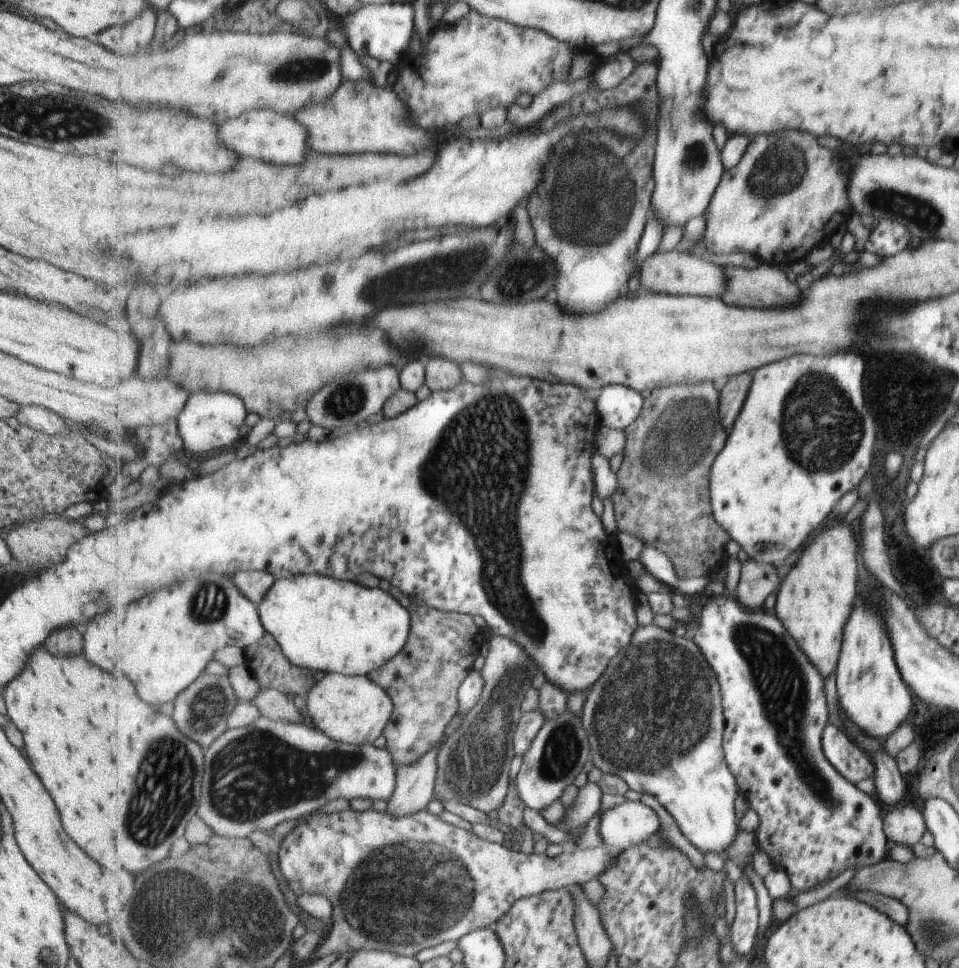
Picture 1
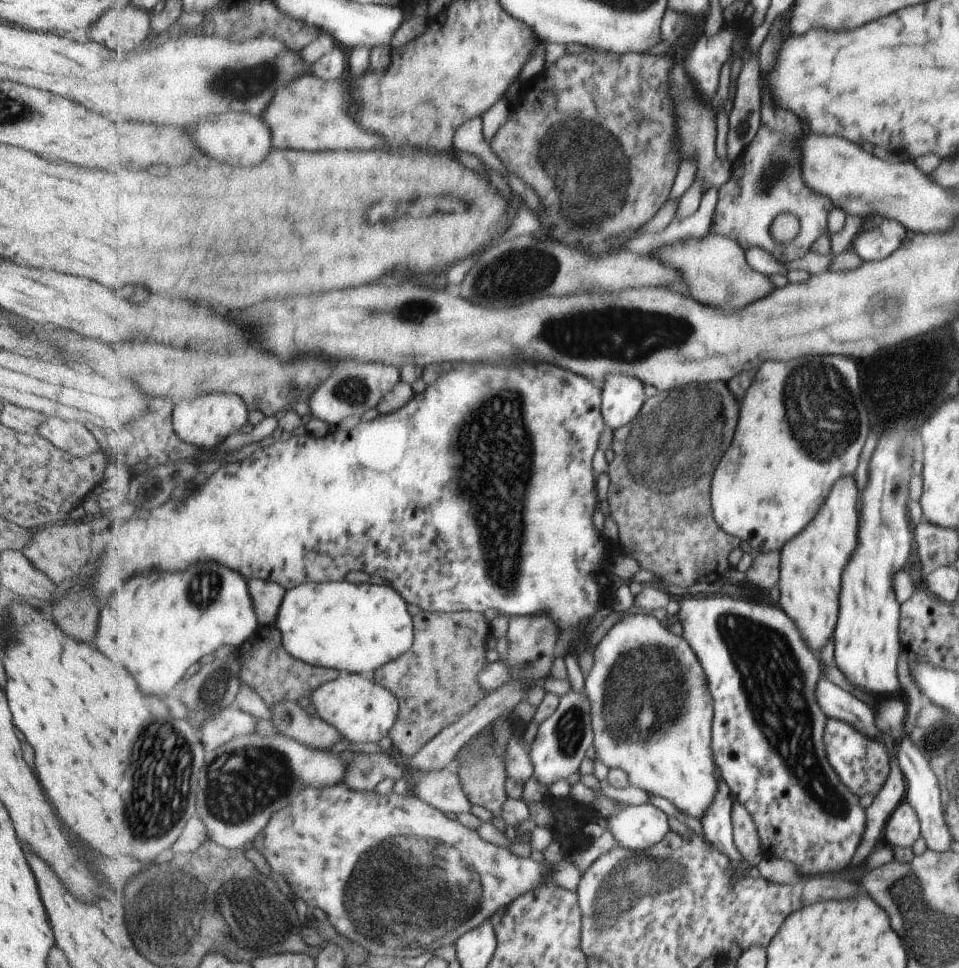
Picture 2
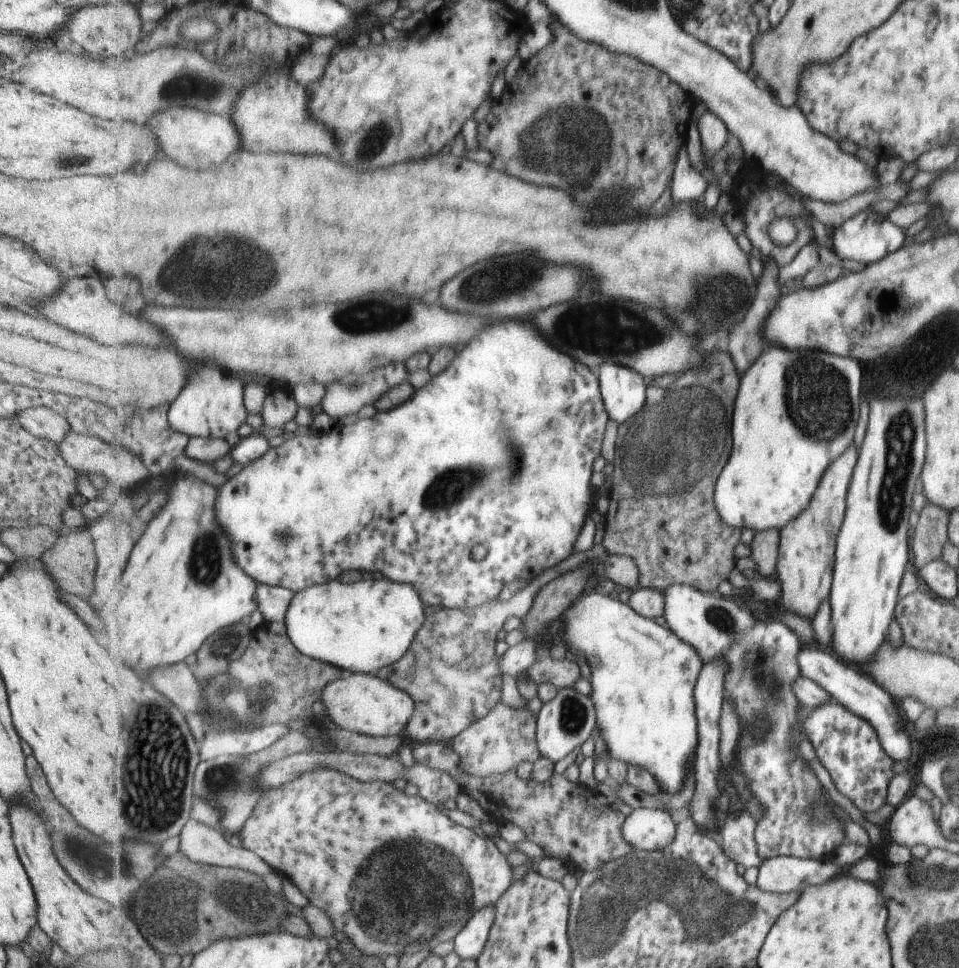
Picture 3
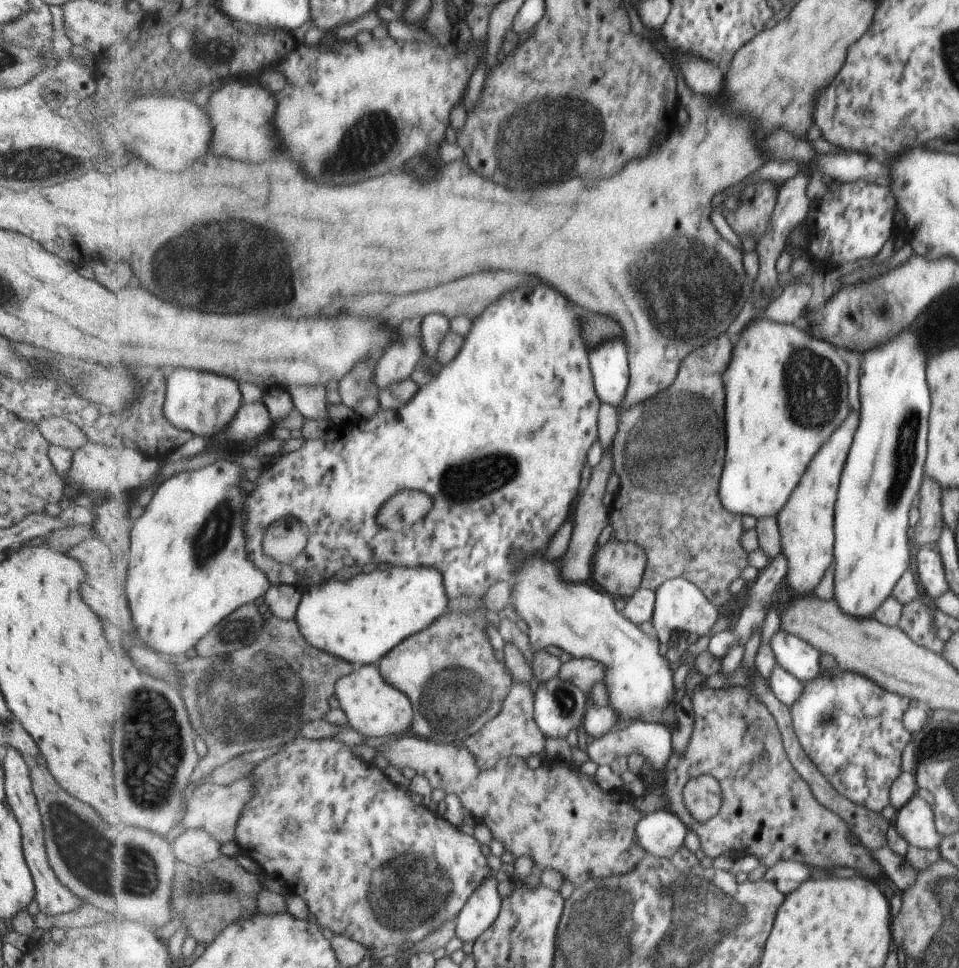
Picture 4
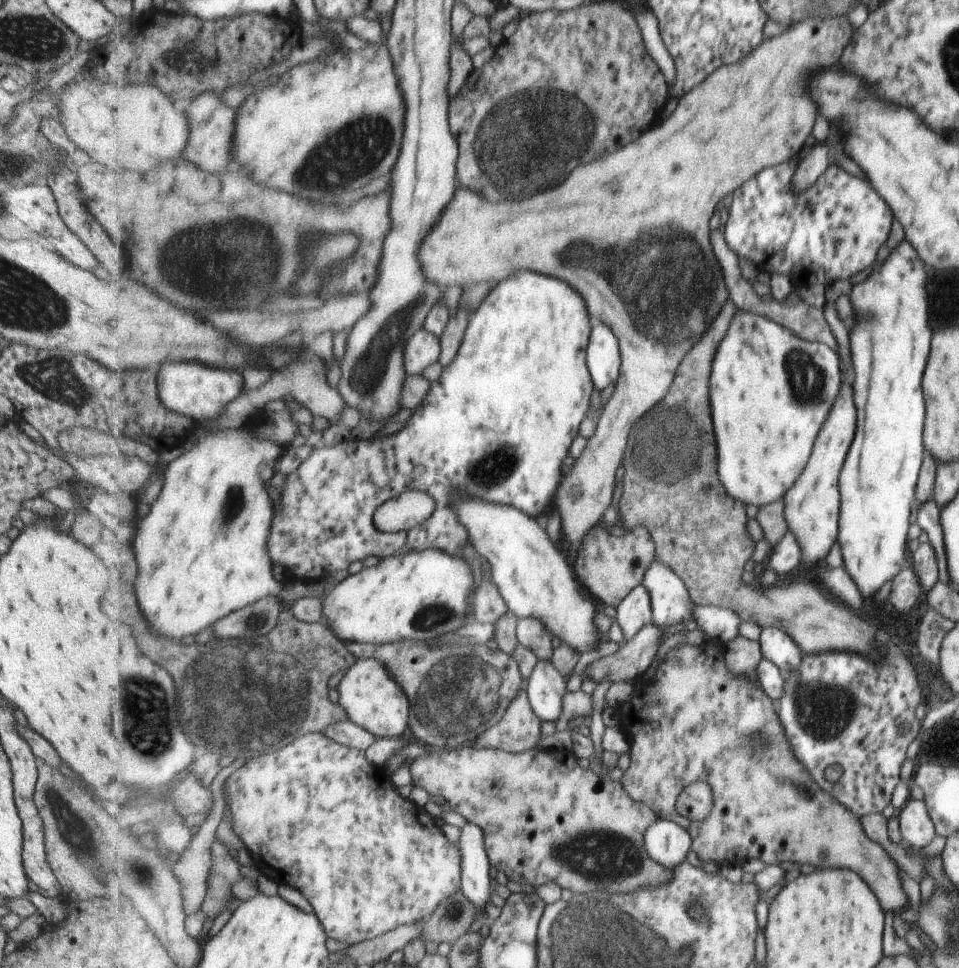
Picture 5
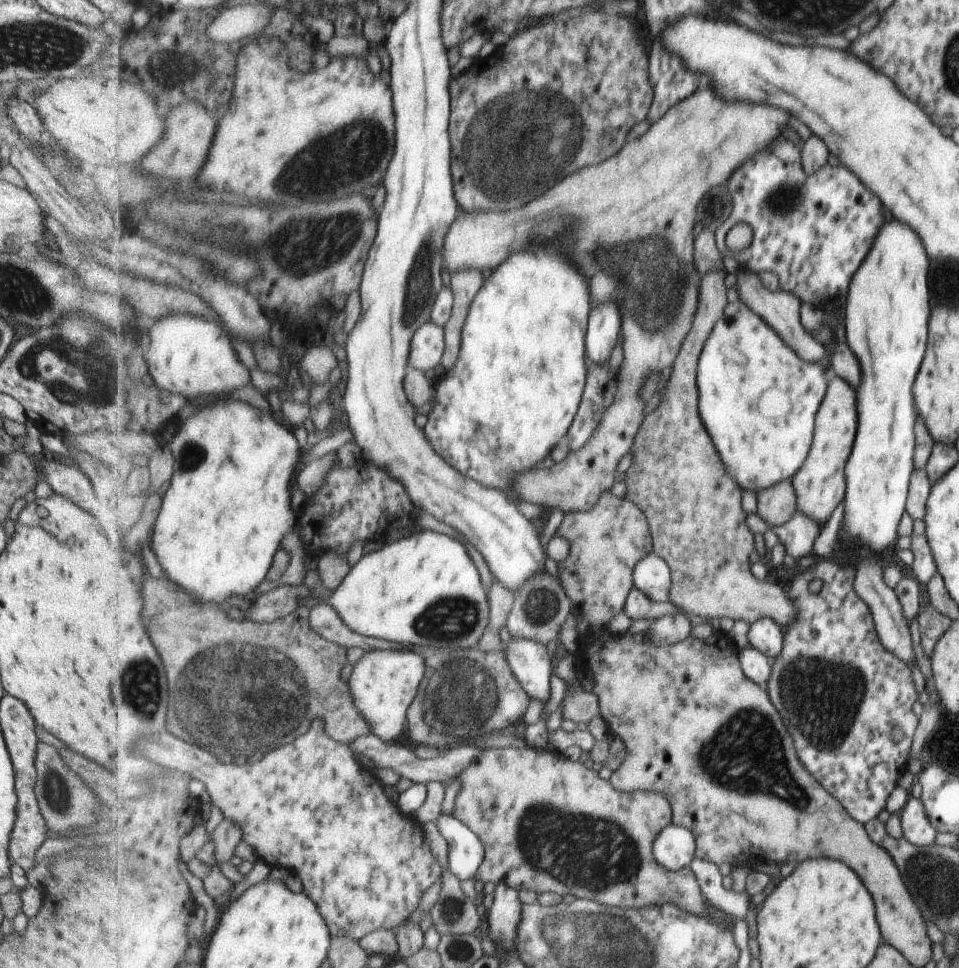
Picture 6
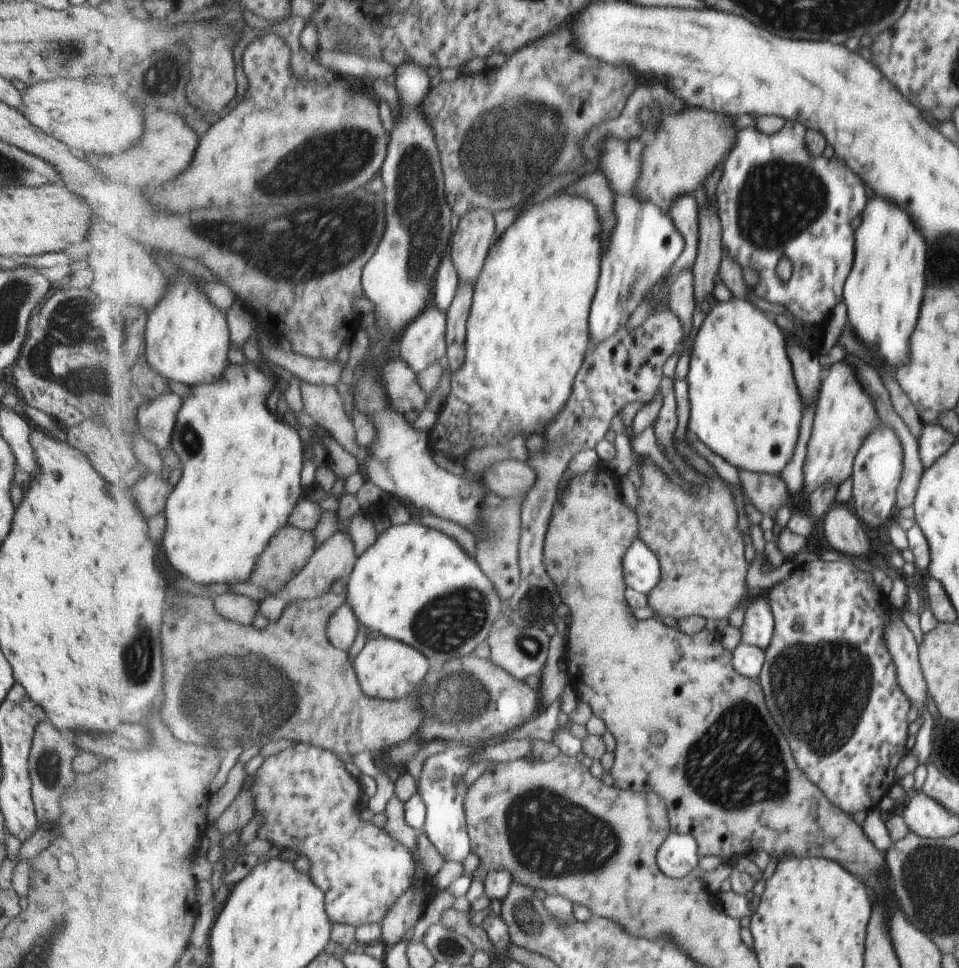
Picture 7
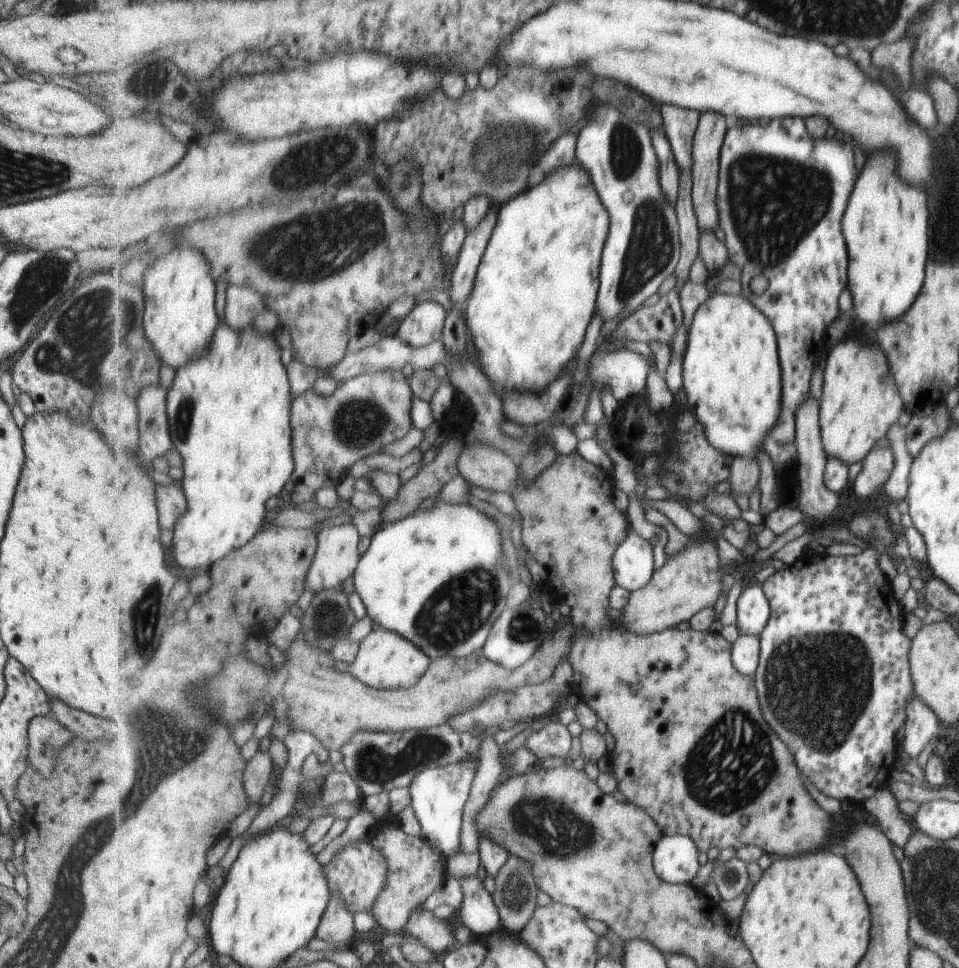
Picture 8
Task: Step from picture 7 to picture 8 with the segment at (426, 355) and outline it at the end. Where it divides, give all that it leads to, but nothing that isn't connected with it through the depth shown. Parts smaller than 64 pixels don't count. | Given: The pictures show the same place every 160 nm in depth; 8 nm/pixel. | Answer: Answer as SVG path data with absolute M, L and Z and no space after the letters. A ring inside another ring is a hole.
M434 300L422 302L413 308L398 330L406 344L414 348L426 348L443 341L449 314L446 308Z

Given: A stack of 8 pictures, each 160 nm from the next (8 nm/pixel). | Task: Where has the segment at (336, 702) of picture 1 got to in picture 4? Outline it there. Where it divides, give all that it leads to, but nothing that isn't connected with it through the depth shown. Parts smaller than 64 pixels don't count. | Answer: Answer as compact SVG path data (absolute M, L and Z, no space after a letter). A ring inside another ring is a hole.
M362 665L353 674L342 678L337 684L337 699L341 709L349 718L349 723L360 735L384 738L384 736L405 736L413 729L415 714L413 700L390 683L378 665Z

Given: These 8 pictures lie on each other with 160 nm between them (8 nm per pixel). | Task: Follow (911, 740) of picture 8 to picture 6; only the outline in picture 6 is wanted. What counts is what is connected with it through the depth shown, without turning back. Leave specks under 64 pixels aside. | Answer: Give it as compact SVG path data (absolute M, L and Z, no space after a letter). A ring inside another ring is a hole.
M858 550L858 568L856 571L856 580L858 580L858 594L865 603L872 608L873 620L876 624L877 634L881 638L886 650L902 658L902 662L910 662L913 665L914 648L912 648L911 633L908 622L902 614L900 602L892 588L889 588L883 580L882 566L879 564L879 558L875 557L870 550Z

